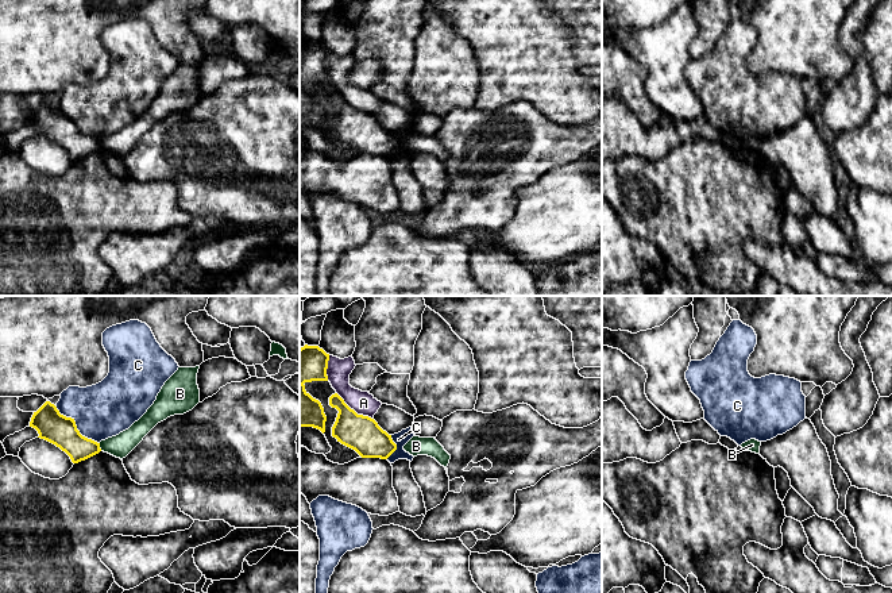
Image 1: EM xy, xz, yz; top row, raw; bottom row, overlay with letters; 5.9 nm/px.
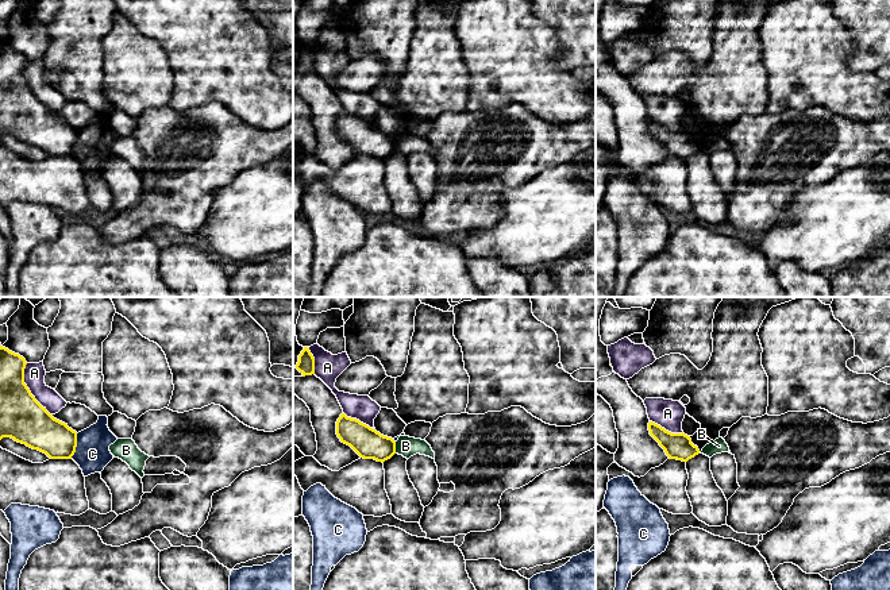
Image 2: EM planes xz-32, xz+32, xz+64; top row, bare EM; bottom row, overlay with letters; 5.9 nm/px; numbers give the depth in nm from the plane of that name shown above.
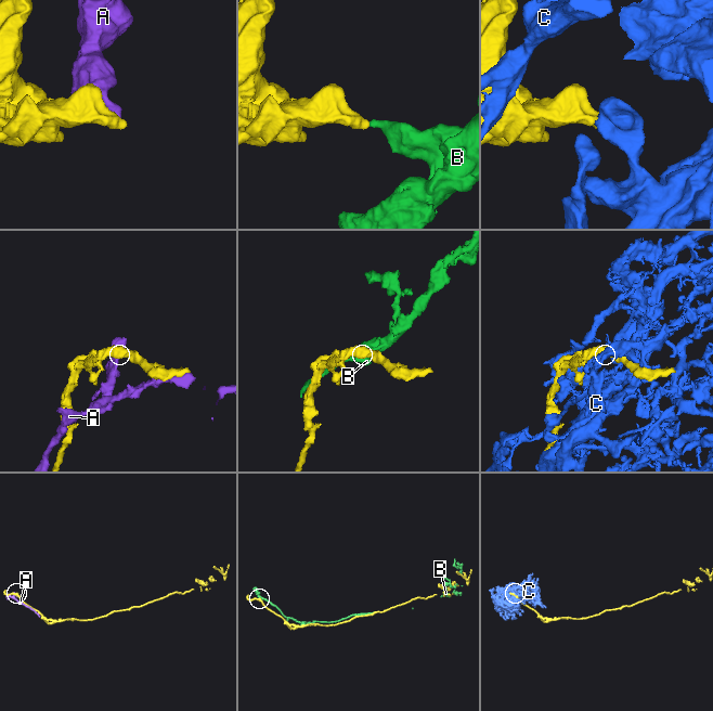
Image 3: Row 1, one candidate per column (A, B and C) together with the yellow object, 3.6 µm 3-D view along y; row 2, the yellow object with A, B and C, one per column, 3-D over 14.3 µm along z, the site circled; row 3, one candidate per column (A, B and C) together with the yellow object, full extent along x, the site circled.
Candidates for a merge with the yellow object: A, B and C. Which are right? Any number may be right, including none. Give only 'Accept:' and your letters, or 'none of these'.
Accept: none of these

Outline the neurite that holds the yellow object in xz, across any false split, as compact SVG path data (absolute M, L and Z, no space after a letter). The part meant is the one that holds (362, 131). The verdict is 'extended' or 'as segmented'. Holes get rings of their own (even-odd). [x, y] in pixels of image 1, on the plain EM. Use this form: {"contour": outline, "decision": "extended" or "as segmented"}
{"contour": "M337 91L329 95L329 103L339 108L332 134L355 147L362 155L387 157L397 147L391 132L383 128L374 116L358 112Z", "decision": "as segmented"}

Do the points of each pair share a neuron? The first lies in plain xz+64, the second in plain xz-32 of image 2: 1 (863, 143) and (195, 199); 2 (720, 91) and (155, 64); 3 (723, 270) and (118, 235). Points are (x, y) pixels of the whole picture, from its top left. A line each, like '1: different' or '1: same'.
1: same
2: same
3: different

